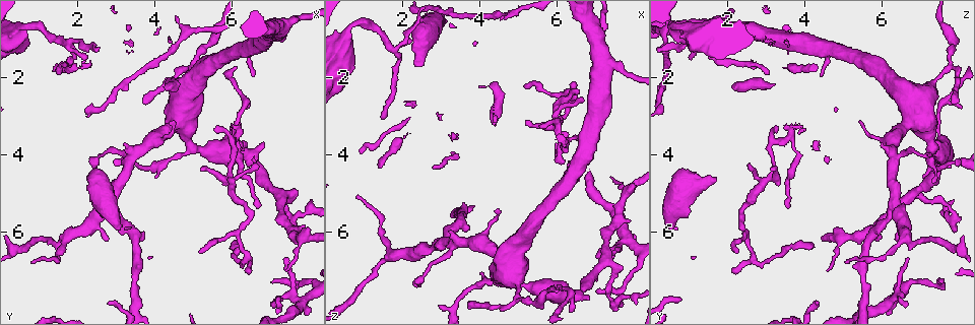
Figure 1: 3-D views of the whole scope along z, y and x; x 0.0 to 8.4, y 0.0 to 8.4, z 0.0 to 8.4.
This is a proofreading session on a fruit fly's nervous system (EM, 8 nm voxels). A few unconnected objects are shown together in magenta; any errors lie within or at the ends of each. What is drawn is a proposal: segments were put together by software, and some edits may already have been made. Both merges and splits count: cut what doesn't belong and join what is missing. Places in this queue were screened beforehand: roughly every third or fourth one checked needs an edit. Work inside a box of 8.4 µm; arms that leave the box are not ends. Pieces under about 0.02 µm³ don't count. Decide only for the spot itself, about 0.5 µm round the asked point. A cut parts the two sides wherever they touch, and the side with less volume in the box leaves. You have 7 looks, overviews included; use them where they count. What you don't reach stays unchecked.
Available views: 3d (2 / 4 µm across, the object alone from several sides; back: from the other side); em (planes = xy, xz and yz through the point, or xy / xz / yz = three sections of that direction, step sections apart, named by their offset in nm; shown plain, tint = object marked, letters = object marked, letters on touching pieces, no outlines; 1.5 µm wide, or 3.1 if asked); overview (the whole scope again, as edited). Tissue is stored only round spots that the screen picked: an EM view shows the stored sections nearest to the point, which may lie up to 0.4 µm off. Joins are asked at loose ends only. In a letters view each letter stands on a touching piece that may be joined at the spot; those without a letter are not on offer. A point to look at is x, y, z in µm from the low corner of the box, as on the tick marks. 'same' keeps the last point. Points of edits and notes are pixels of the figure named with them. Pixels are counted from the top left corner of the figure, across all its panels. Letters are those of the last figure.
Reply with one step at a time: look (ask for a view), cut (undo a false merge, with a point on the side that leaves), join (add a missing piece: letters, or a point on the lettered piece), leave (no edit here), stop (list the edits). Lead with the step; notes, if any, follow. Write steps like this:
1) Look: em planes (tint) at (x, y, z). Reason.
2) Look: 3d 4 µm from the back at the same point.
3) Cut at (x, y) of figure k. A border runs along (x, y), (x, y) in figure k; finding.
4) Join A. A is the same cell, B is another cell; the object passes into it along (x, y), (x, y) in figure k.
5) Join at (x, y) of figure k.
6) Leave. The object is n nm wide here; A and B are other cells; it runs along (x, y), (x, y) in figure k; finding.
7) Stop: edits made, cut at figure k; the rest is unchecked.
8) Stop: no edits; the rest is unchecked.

Look: 3d 2 µm at (2.20, 1.55, 1.10). Free end.

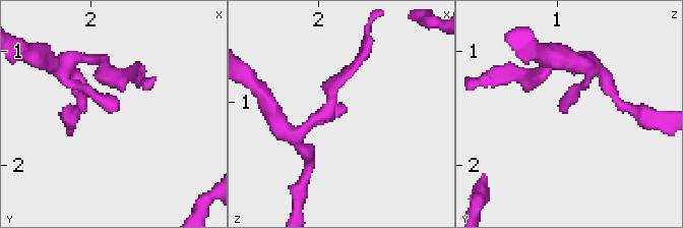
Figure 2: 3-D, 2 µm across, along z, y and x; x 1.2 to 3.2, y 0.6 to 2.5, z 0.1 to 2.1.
Look: em xz step 4 (tint) at (2.24, 1.50, 1.02). Shape alone is not enough.

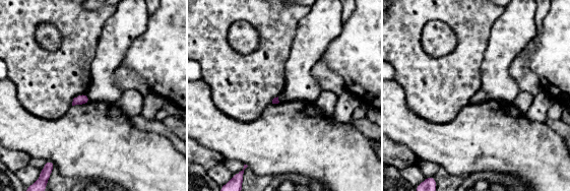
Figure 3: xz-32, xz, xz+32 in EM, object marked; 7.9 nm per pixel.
Look: em planes (letters) at the same point.

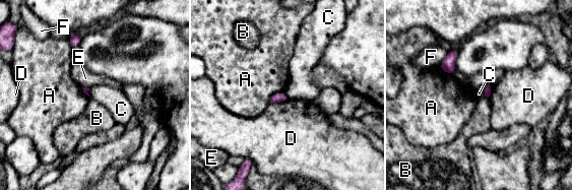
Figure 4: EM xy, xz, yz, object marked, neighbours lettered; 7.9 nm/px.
Leave. A, B, C, D, E and F are other cells; a border runs along (483, 87), (486, 97) in figure 4; none of them fits.

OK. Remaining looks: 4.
Look: 3d 2 µm at (4.45, 3.10, 5.40). Free end.

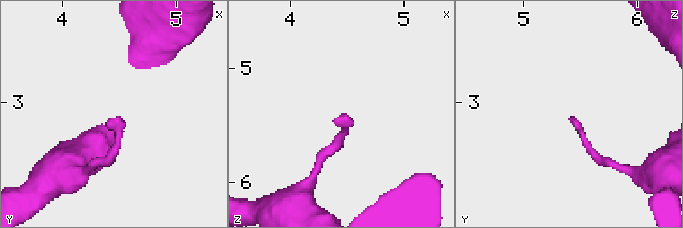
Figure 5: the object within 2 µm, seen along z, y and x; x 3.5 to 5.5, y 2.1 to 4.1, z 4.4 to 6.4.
Look: em xy step 4 (tint) at (4.50, 3.14, 5.38).

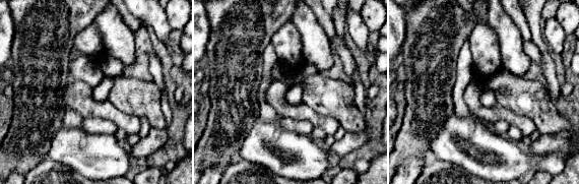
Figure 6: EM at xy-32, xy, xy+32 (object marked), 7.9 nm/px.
Look: em planes (letters) at the same point.

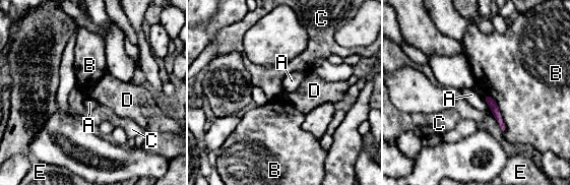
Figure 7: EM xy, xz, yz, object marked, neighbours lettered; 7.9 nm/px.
Leave. A, B, C, D and E are other cells; it runs along (486, 97), (493, 104), (503, 127) in figure 7; none of them fits.

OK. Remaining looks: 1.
Stop: no edits; the rest is unchecked.

